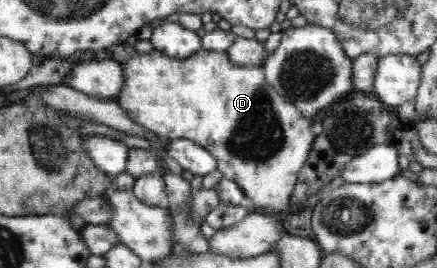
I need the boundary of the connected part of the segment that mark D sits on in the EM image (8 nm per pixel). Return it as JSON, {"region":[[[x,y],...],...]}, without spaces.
{"region":[[[156,49],[137,52],[121,66],[126,81],[114,100],[127,110],[132,122],[157,136],[188,139],[211,151],[218,160],[218,172],[241,186],[256,211],[280,214],[289,211],[298,175],[312,150],[310,122],[300,114],[299,107],[272,88],[261,66],[238,66],[231,62],[227,51],[204,49],[185,59],[166,56]]]}

